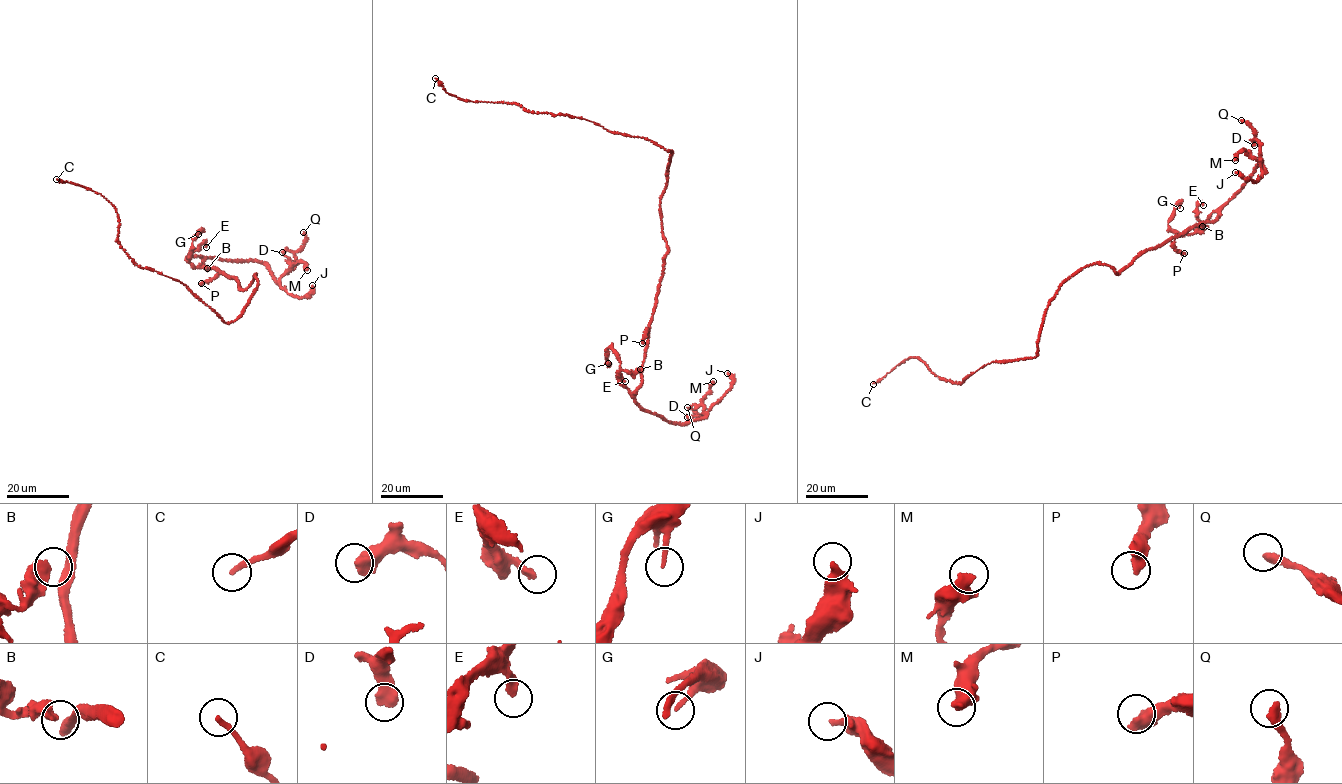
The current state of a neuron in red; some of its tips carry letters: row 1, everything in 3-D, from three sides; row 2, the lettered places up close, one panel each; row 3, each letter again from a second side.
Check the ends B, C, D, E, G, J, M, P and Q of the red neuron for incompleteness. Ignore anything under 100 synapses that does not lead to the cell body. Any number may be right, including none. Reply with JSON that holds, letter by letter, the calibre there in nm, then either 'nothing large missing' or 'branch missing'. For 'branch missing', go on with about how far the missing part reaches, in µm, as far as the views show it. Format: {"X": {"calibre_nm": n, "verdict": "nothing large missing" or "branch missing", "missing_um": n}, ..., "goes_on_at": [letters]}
{"B": {"calibre_nm": 500, "verdict": "nothing large missing"}, "C": {"calibre_nm": 220, "verdict": "nothing large missing"}, "D": {"calibre_nm": 550, "verdict": "nothing large missing"}, "E": {"calibre_nm": 280, "verdict": "nothing large missing"}, "G": {"calibre_nm": 160, "verdict": "nothing large missing"}, "J": {"calibre_nm": 340, "verdict": "nothing large missing"}, "M": {"calibre_nm": 550, "verdict": "nothing large missing"}, "P": {"calibre_nm": 500, "verdict": "nothing large missing"}, "Q": {"calibre_nm": 360, "verdict": "nothing large missing"}, "goes_on_at": []}

